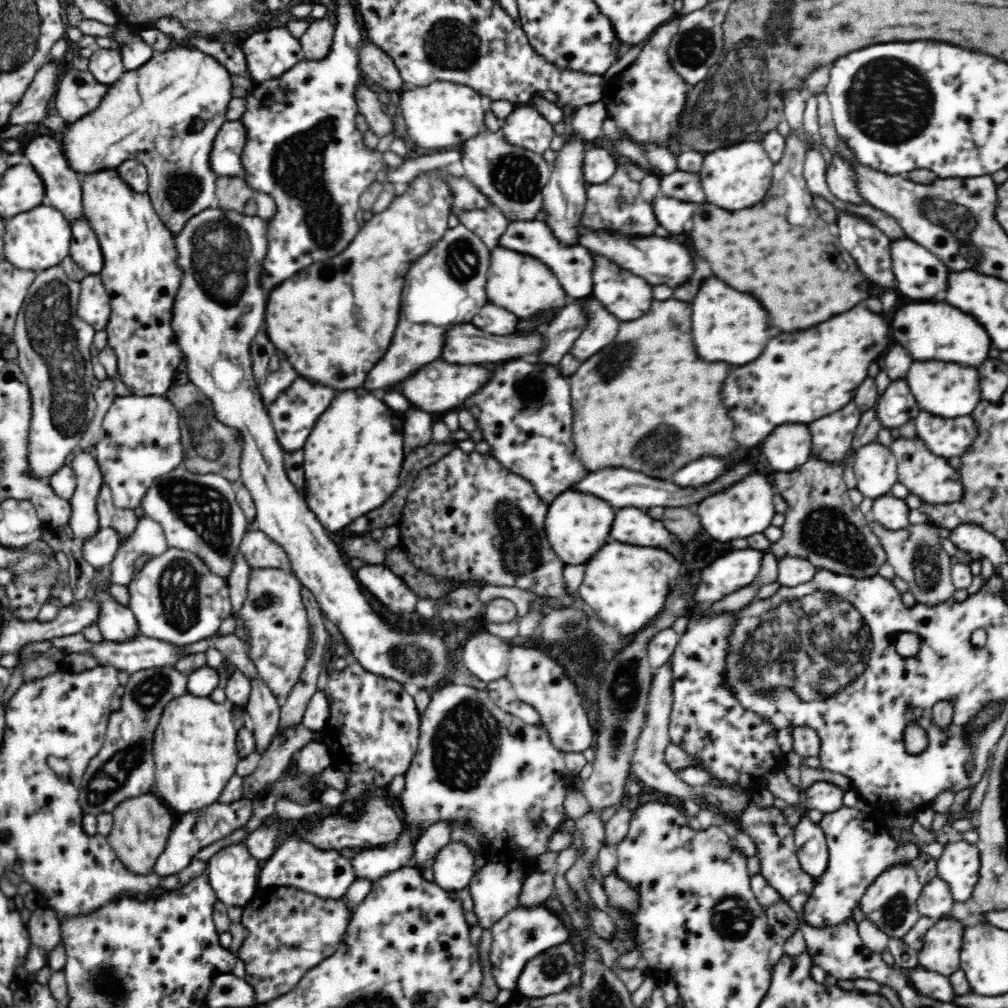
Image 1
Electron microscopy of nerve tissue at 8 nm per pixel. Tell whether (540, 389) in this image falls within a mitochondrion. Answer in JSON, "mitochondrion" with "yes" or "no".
{"mitochondrion":"yes"}

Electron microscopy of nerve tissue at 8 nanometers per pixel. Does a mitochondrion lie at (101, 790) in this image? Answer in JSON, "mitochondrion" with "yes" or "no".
{"mitochondrion":"yes"}

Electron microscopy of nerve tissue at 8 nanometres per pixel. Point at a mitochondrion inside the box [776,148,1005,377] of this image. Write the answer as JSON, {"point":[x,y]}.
{"point":[975,248]}

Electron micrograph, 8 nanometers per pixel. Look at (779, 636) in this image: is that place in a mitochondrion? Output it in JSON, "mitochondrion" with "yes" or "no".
{"mitochondrion":"yes"}

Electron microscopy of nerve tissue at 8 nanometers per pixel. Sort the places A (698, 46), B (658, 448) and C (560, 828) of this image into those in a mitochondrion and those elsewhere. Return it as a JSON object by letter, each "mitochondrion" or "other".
{"A":"mitochondrion","B":"mitochondrion","C":"other"}

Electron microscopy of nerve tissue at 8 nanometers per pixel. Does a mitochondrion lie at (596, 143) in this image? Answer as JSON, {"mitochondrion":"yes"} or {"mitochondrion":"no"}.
{"mitochondrion":"no"}

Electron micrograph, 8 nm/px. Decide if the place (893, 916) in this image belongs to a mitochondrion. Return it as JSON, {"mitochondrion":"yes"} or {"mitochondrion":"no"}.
{"mitochondrion":"yes"}

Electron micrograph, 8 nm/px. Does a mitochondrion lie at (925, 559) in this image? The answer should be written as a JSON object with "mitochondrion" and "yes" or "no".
{"mitochondrion":"yes"}

